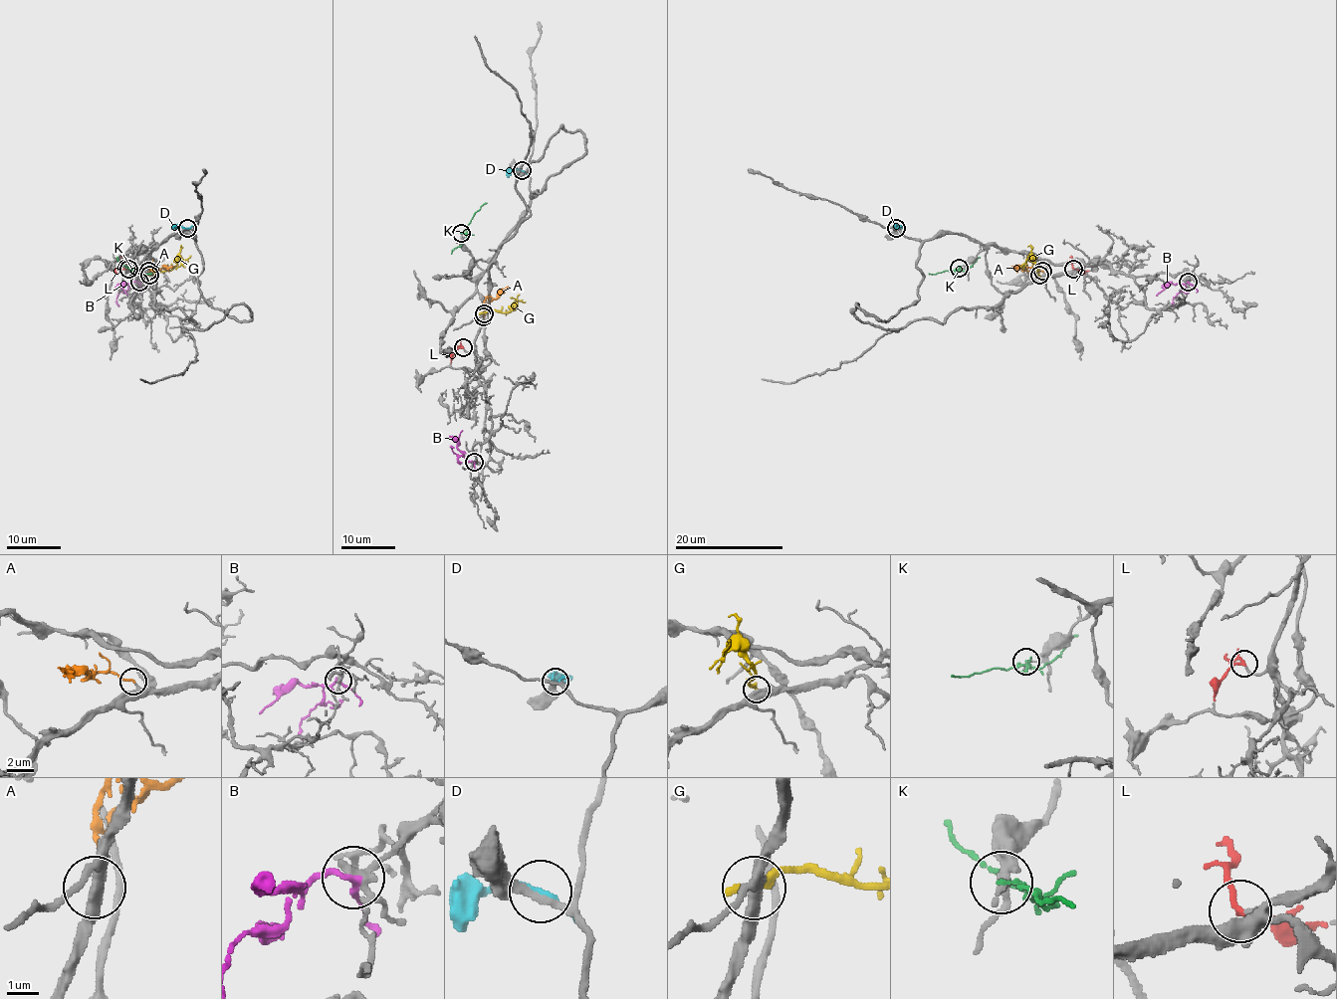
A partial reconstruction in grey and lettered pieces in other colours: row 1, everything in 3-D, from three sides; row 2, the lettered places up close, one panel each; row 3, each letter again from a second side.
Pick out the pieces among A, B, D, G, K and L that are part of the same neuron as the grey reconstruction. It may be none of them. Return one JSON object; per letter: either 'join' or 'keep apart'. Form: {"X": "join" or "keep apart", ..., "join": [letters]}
{"A": "join", "B": "join", "D": "keep apart", "G": "keep apart", "K": "keep apart", "L": "join", "join": ["A", "B", "L"]}

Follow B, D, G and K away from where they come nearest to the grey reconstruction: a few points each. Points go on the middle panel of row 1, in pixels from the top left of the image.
B: (474, 462), (467, 462), (456, 447), (456, 439), (462, 431)
D: (522, 170), (513, 169), (508, 177)
G: (484, 312), (492, 309), (508, 312), (516, 300), (511, 298)
K: (460, 233), (466, 232), (474, 214), (486, 203)

